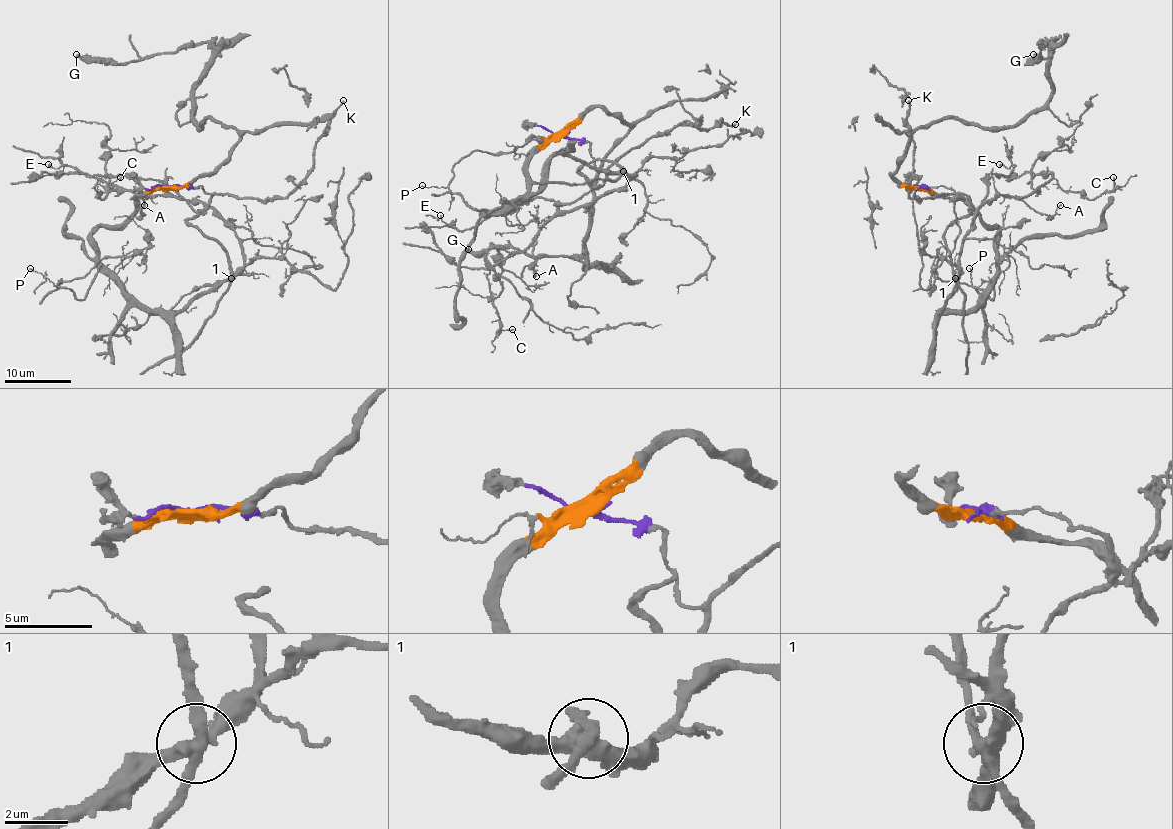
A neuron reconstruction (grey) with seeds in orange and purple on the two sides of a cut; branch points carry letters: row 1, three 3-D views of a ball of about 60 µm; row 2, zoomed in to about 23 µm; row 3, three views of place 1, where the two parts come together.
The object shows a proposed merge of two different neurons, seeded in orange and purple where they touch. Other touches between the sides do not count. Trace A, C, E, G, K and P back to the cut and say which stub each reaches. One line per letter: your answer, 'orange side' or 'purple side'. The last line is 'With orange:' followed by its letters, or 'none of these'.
A: orange side
C: orange side
E: purple side
G: orange side
K: purple side
P: orange side
With orange: A, C, G, P

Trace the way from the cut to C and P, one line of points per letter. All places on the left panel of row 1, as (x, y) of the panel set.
C: (167, 186), (93, 235), (128, 293), (179, 311), (237, 271), (237, 235), (98, 178), (103, 200), (121, 176)
P: (167, 186), (136, 198), (119, 225), (103, 225), (93, 235), (98, 274), (84, 298), (29, 268)

